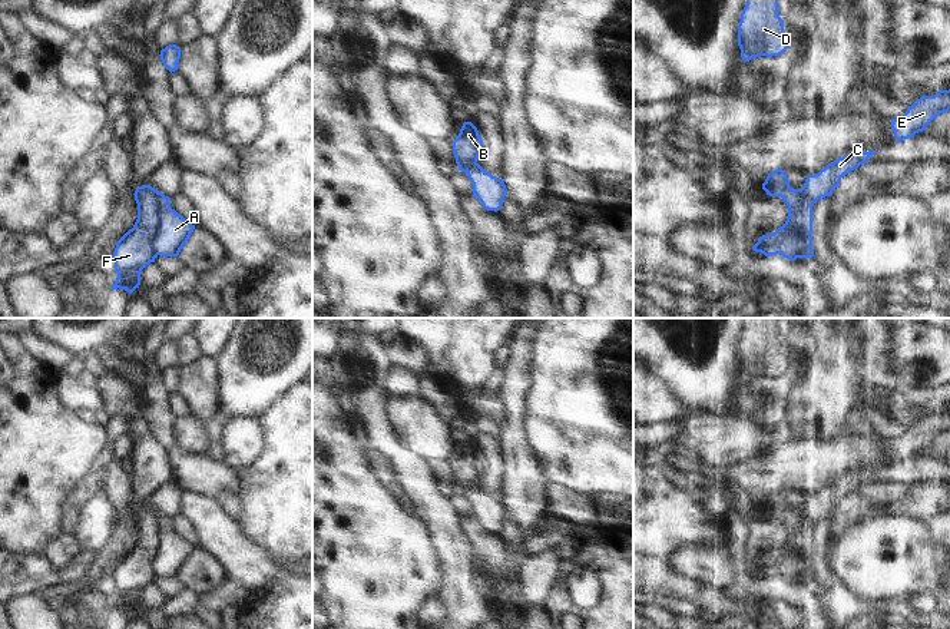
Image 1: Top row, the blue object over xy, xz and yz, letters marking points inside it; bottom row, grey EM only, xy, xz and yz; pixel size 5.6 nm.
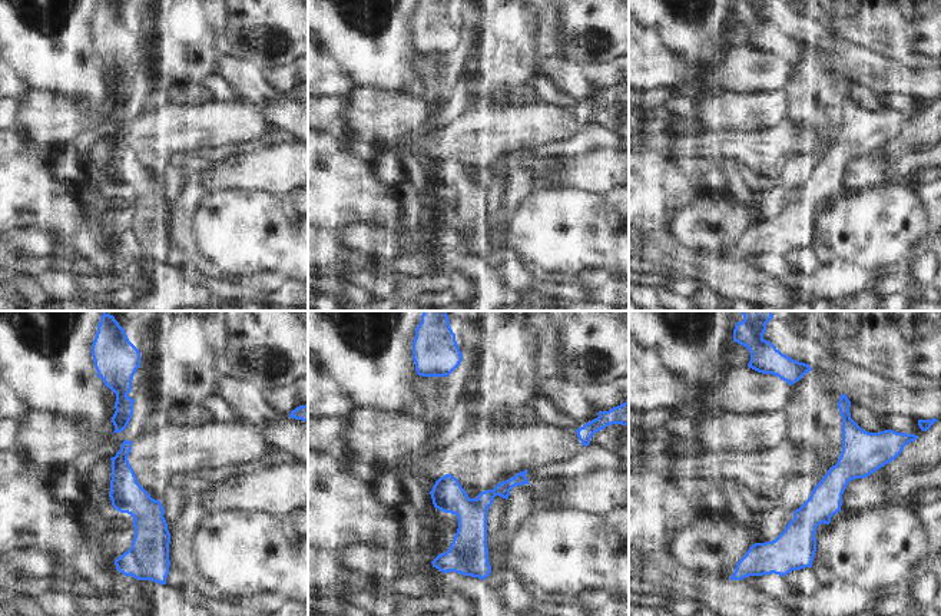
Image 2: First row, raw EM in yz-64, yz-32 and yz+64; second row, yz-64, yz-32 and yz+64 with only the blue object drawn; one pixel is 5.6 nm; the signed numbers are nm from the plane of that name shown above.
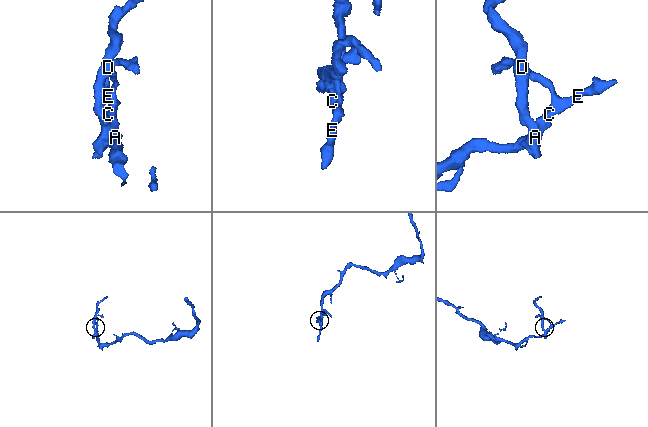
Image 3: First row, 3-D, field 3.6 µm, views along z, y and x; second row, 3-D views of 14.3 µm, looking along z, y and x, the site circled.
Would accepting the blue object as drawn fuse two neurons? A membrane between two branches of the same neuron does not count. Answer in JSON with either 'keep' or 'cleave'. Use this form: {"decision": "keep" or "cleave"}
{"decision": "cleave"}

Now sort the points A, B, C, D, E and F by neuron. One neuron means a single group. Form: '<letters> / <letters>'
A C E / B D F

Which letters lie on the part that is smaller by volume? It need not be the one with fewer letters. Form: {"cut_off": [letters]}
{"cut_off": ["B", "D", "F"]}

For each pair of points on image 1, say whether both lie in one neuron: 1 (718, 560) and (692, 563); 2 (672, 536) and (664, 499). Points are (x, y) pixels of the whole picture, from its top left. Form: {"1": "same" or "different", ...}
{"1": "same", "2": "same"}

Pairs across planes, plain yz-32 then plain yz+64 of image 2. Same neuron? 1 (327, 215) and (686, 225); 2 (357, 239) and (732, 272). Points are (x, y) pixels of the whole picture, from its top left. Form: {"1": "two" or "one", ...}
{"1": "two", "2": "two"}

